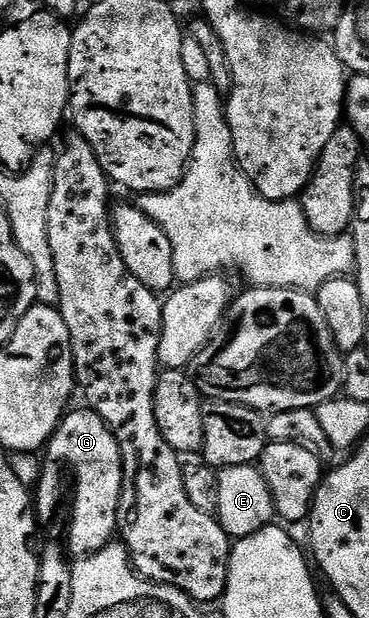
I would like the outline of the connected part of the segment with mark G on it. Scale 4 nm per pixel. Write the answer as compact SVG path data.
M74 409L65 412L63 421L46 446L46 454L52 461L69 465L76 476L76 494L72 497L72 518L68 521L66 549L69 554L82 558L102 551L113 544L117 536L116 516L124 486L124 464L120 444L118 439L114 439L108 424L93 409Z

